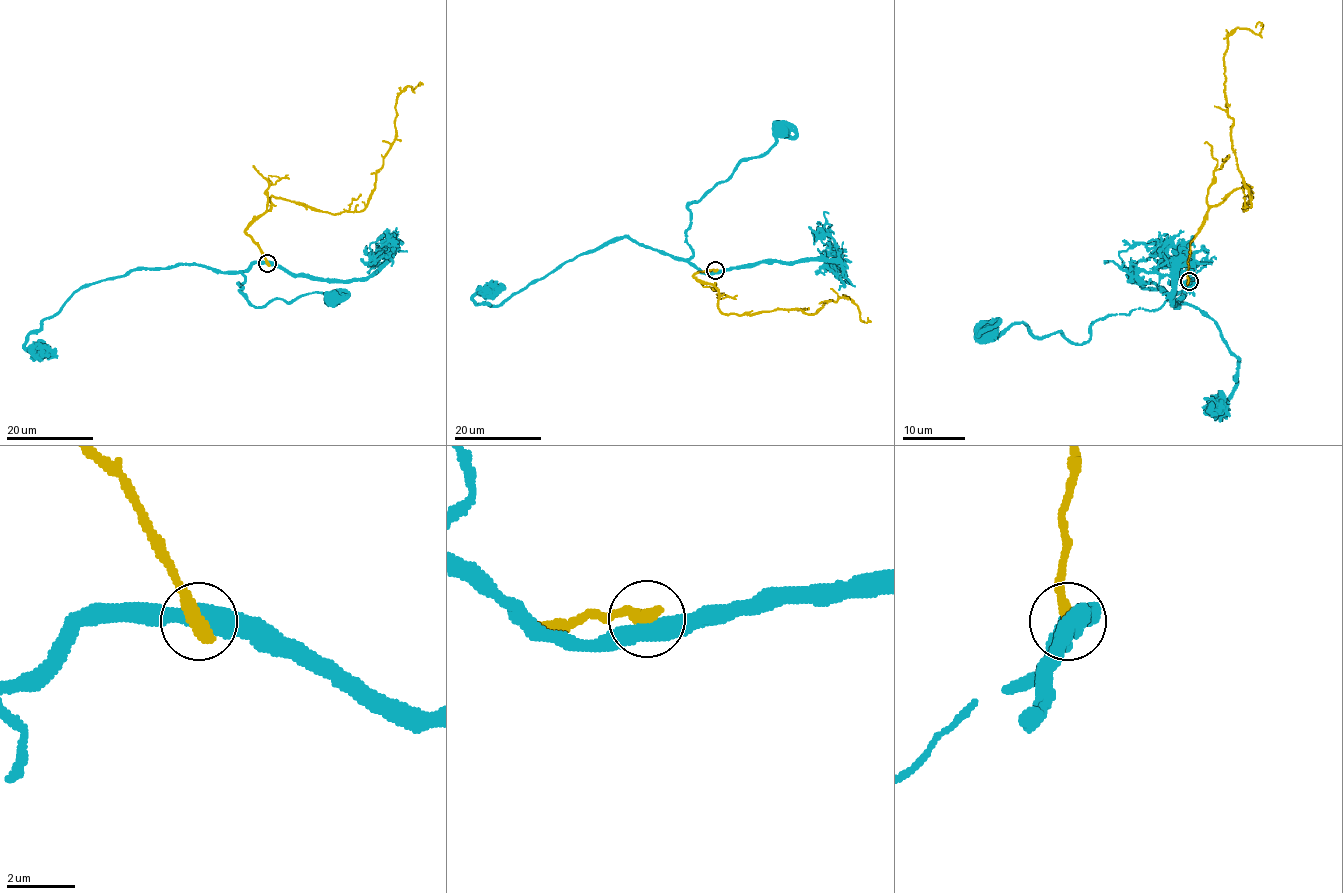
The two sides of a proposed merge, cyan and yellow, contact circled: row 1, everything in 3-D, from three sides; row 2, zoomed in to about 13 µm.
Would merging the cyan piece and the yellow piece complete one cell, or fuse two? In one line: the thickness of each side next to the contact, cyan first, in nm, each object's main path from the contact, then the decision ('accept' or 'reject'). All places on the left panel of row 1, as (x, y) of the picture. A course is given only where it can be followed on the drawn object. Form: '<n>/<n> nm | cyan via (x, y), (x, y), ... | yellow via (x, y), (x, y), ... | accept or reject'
500/480 nm | cyan via (268, 263), (254, 262), (240, 271), (245, 281), (237, 282), (257, 307), (314, 292), (331, 297) | yellow via (268, 263), (245, 230), (270, 209), (272, 196), (332, 214), (362, 210), (394, 141), (397, 96), (420, 85) | reject

